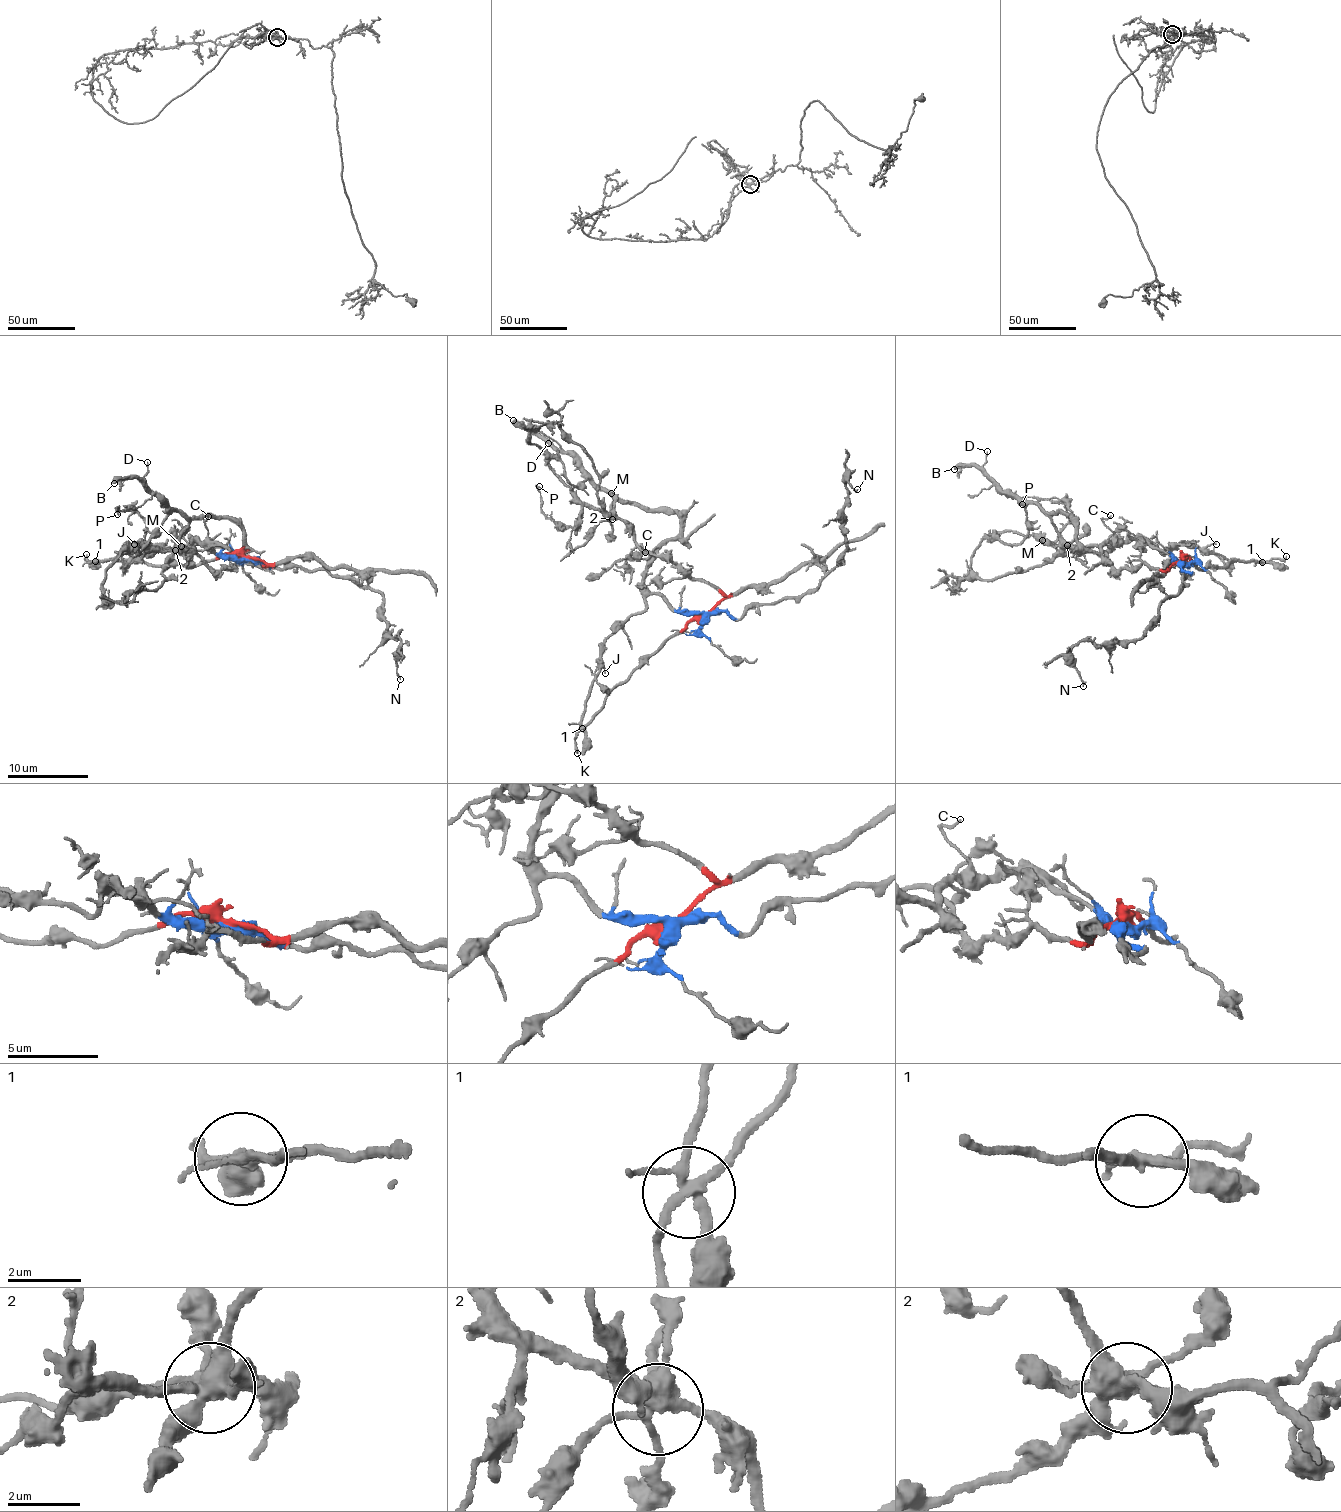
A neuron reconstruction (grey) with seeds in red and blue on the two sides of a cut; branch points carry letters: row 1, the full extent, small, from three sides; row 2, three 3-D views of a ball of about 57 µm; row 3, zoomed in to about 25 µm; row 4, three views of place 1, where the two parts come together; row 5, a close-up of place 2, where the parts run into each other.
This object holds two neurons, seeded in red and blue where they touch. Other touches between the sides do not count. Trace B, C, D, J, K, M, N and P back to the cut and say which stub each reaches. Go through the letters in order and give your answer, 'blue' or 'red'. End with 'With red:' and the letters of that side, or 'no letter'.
B: blue
C: blue
D: blue
J: blue
K: red
M: blue
N: blue
P: red
With red: K, P

